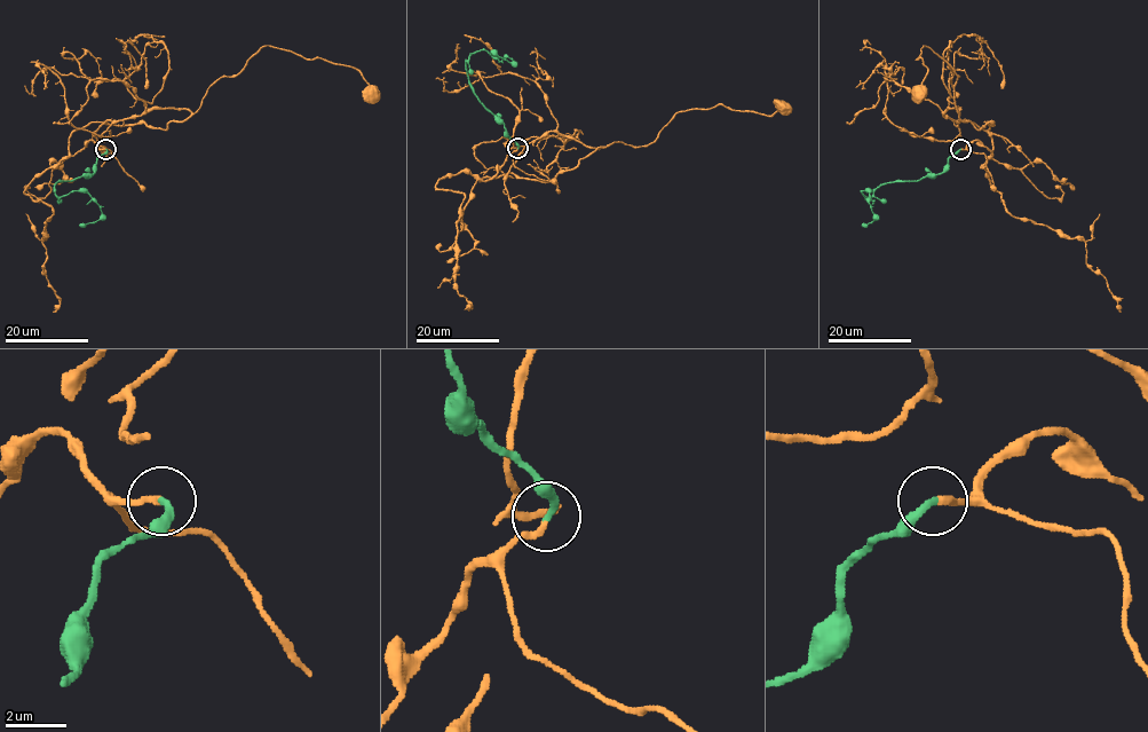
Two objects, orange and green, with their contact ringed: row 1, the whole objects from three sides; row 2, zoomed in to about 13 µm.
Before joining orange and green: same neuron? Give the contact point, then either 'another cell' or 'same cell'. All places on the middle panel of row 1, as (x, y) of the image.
place (517, 148); same cell

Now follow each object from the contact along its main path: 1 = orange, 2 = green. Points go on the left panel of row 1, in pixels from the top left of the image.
1: (105, 149), (90, 140), (71, 156), (70, 135), (90, 123), (183, 122), (266, 46), (355, 68), (371, 93)
2: (105, 149), (97, 158), (92, 174), (55, 185), (57, 196), (85, 191), (101, 209), (99, 220), (79, 226)

